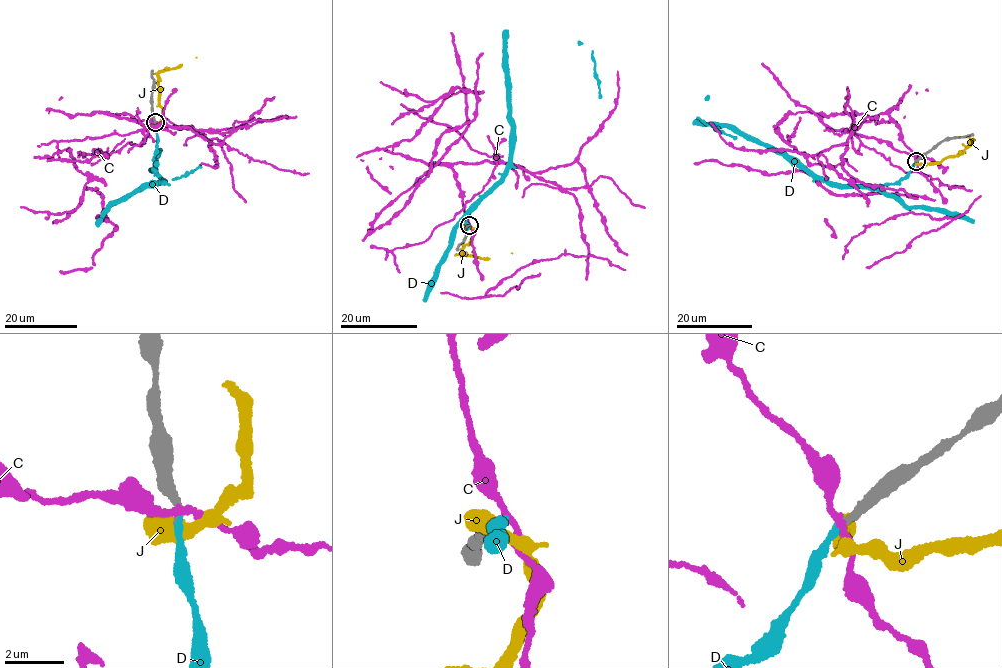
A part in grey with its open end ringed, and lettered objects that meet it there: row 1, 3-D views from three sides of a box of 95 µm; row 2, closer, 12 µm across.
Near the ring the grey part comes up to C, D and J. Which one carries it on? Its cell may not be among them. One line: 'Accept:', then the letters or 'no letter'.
Accept: D

